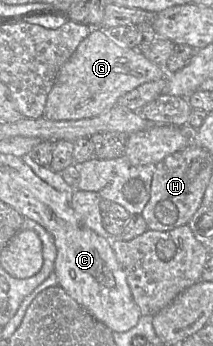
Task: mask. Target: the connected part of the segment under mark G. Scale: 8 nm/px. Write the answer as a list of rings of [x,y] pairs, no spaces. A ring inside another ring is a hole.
[[[93,27],[60,68],[47,95],[42,117],[52,121],[96,117],[115,106],[123,95],[166,74],[164,67],[152,63],[137,50],[117,43],[104,29]]]

